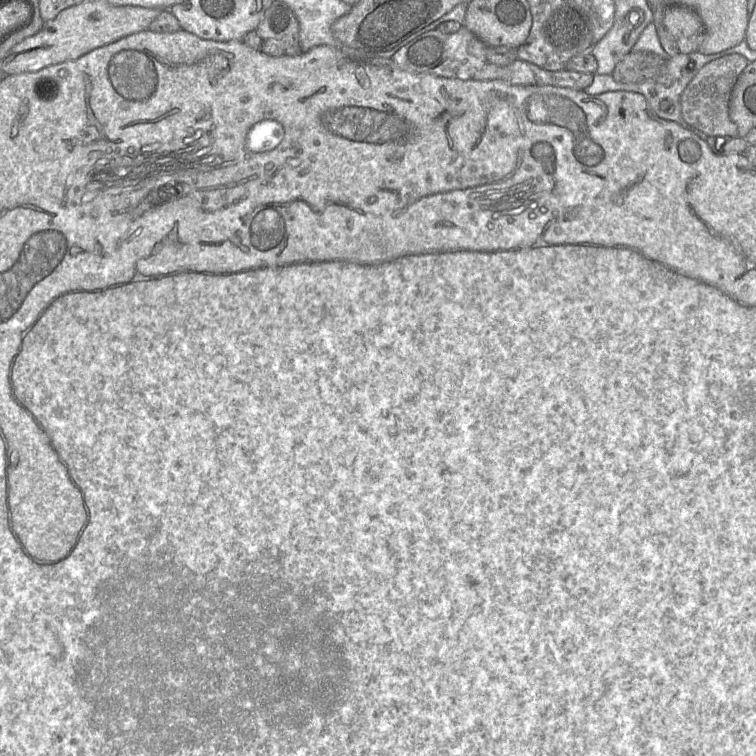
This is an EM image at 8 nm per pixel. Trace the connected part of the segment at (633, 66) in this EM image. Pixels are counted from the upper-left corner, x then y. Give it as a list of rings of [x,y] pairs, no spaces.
[[[630,51],[617,62],[611,75],[616,82],[642,83],[659,76],[665,65],[666,60],[653,52]]]

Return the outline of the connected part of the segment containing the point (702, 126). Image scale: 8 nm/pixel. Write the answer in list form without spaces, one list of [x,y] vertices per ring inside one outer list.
[[[737,53],[729,54],[705,64],[689,82],[680,96],[681,115],[690,125],[708,136],[734,138],[738,129],[729,117],[732,89],[749,61]]]

